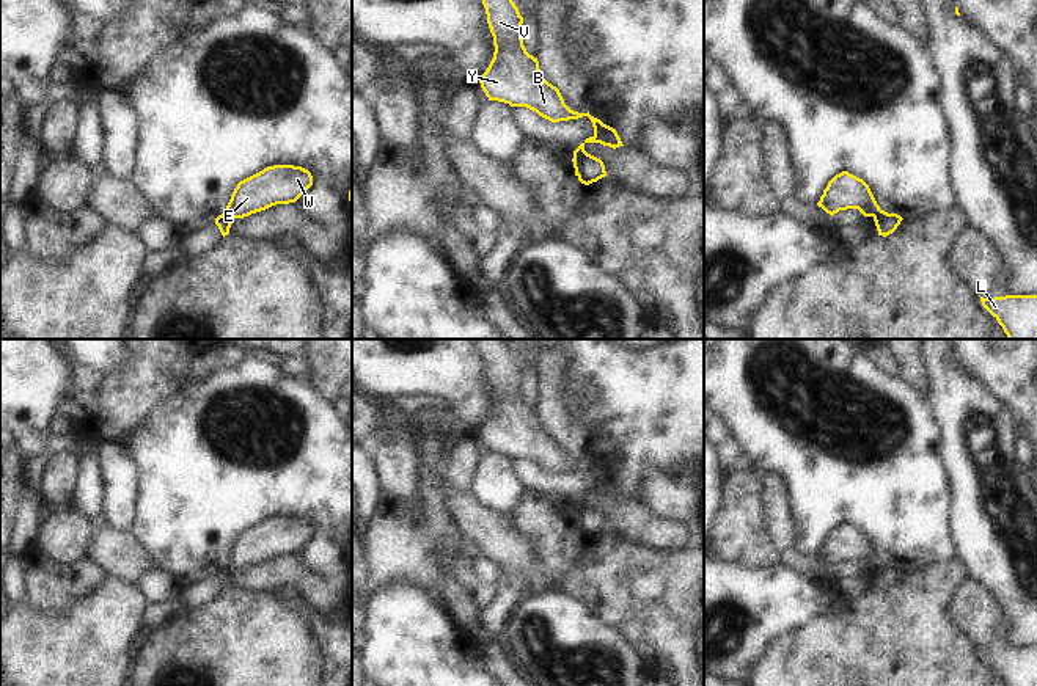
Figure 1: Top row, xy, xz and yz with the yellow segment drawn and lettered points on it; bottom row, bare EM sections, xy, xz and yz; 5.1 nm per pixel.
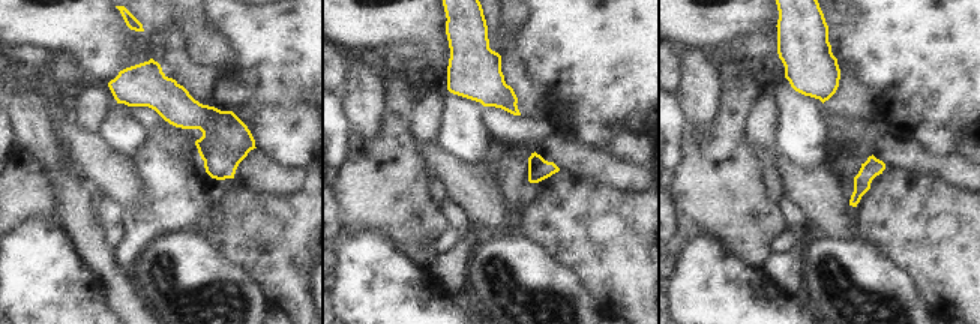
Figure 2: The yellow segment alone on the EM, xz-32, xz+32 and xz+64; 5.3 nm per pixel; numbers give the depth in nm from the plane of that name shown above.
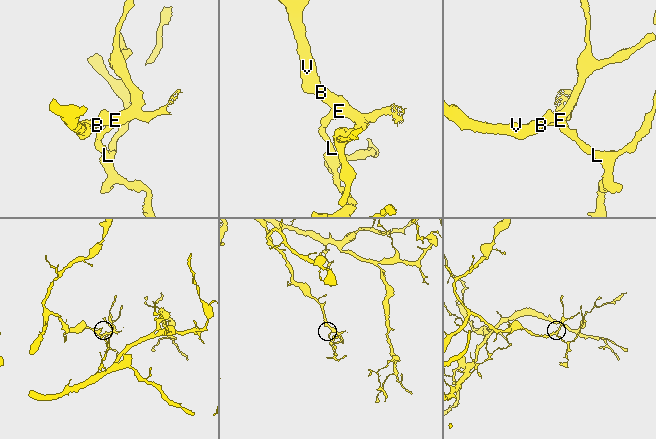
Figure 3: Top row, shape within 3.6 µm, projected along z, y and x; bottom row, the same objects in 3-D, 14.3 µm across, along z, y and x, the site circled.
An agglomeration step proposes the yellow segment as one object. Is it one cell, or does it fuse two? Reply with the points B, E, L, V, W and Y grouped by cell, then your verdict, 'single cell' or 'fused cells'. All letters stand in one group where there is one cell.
B E L V W Y; single cell

